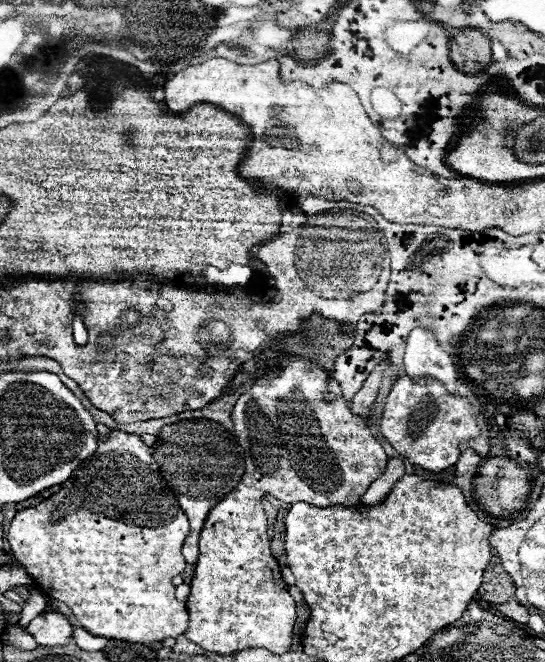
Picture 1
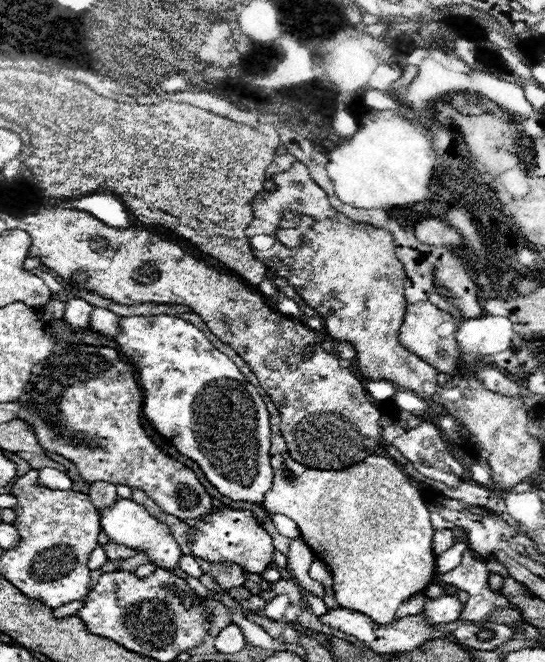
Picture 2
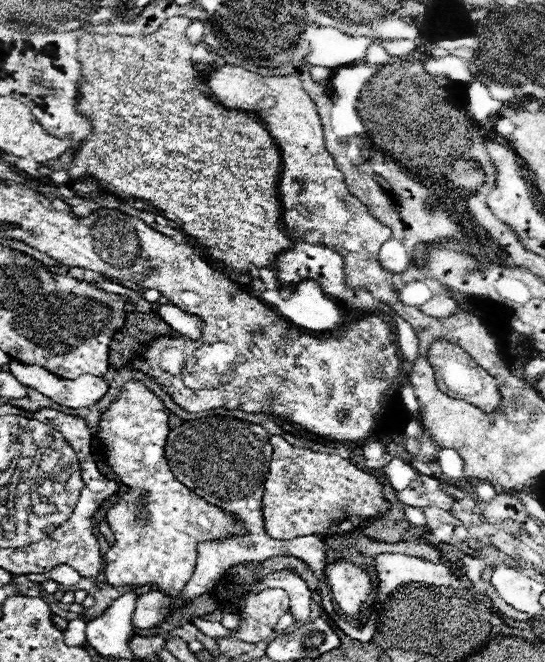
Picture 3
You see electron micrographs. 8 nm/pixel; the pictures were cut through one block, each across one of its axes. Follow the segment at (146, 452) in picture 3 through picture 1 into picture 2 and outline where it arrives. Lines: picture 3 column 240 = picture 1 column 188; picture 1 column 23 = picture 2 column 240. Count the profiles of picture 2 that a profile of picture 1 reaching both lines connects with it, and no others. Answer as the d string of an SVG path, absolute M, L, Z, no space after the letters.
M220 508L218 512L212 512L210 516L202 518L202 526L192 528L188 534L192 540L192 554L200 556L208 562L236 562L240 564L246 572L262 574L274 554L274 544L268 532L258 524L258 520L252 516L248 510L234 510L234 508Z

